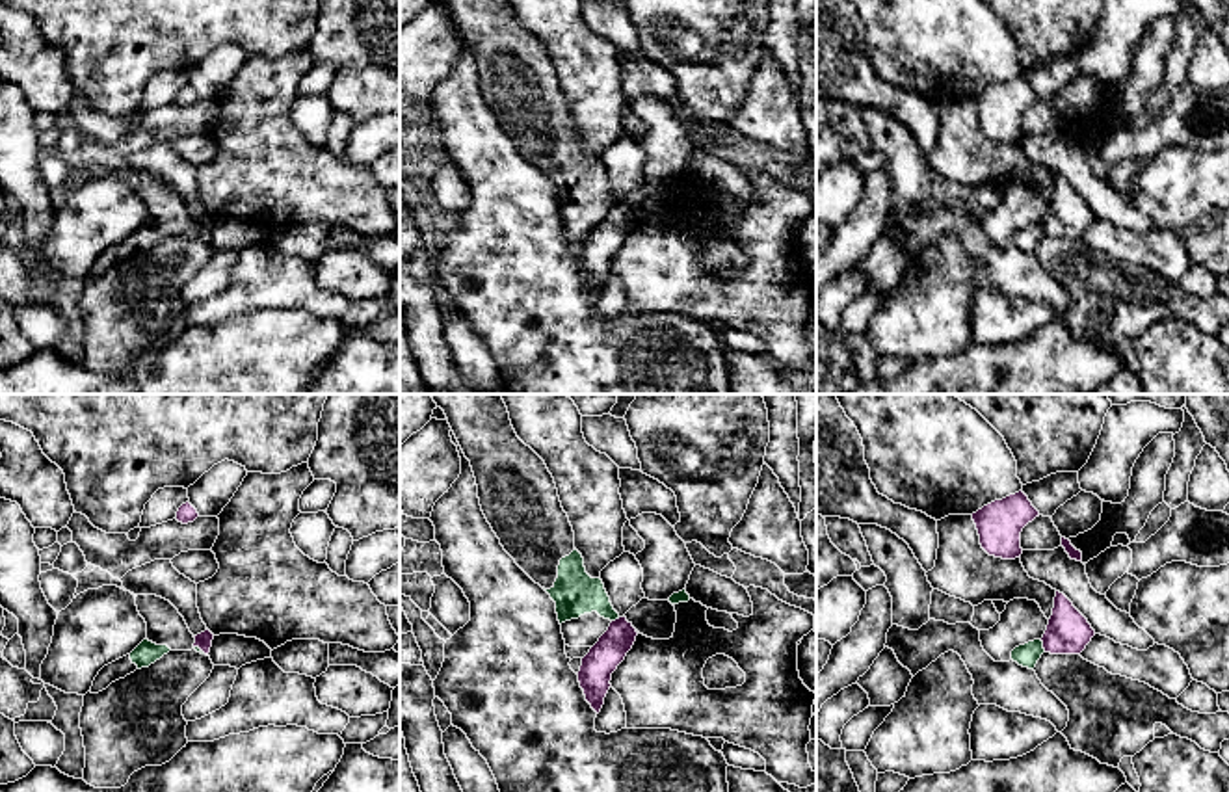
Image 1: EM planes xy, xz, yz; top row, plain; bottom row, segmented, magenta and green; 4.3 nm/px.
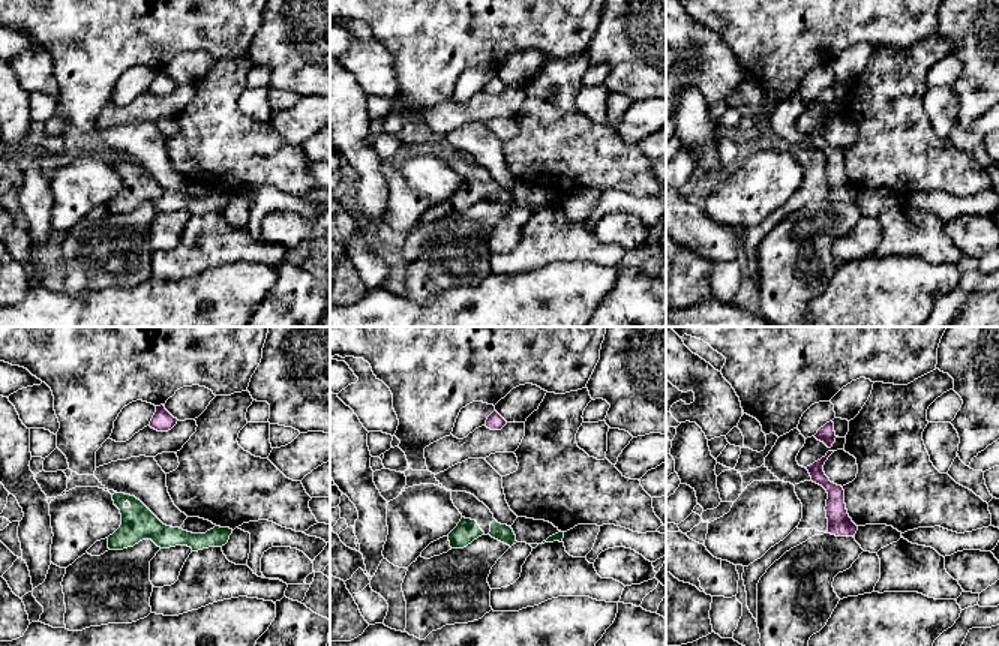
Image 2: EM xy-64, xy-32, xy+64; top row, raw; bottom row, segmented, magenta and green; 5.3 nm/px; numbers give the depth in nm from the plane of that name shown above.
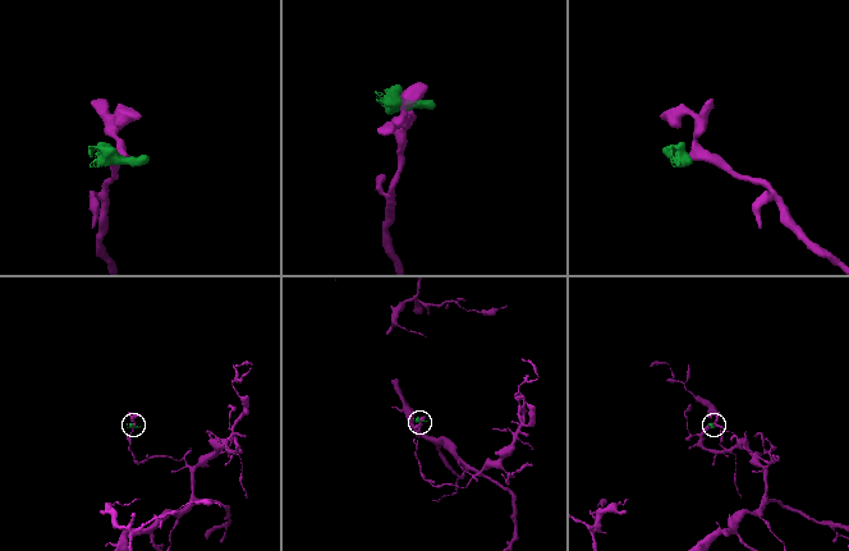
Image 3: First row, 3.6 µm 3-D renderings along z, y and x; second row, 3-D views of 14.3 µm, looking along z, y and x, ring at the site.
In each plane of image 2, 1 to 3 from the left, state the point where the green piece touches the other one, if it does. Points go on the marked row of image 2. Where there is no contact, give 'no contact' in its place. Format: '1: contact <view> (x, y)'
1: no contact
2: no contact
3: no contact

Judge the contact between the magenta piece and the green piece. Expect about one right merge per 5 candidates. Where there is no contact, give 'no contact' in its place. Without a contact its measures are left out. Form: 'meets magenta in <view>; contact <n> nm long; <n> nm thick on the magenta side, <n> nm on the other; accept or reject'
meets magenta in yz; contact 60 nm long; 190 nm thick on the magenta side, 100 nm on the other; reject

